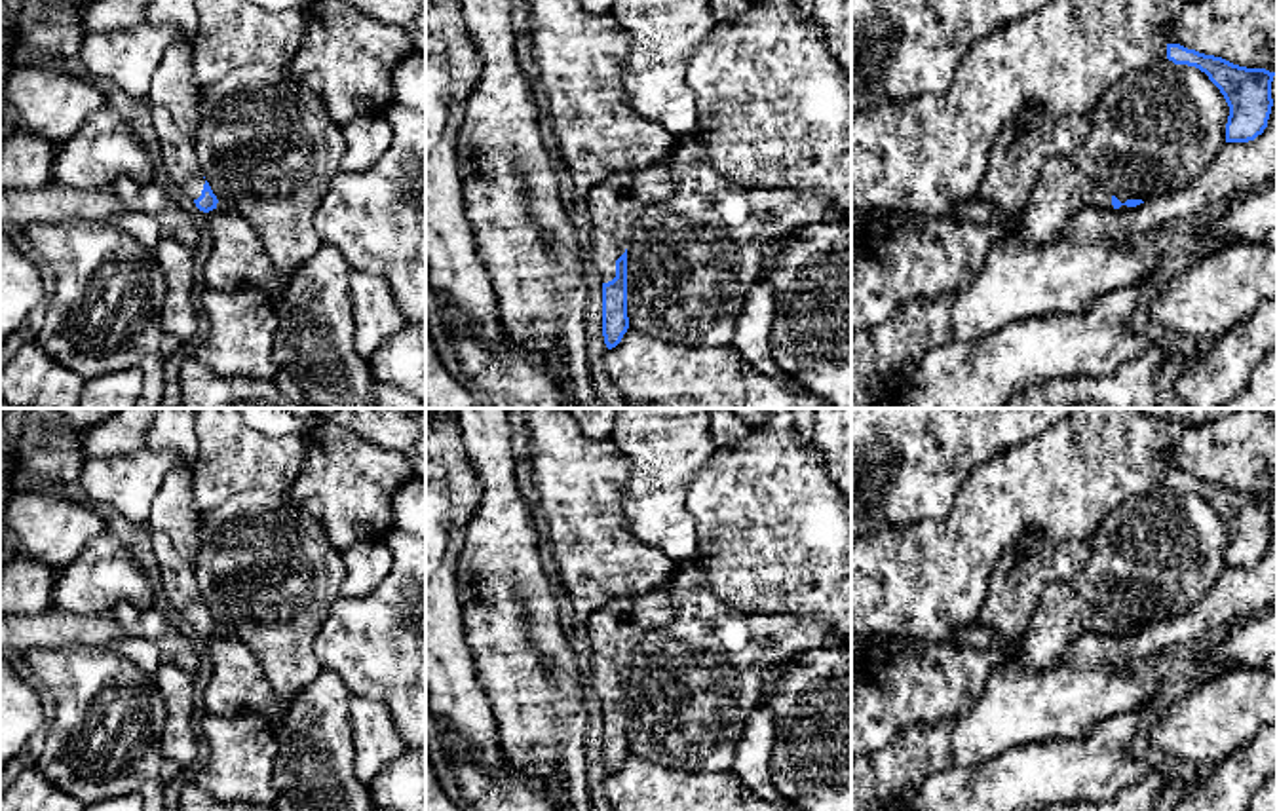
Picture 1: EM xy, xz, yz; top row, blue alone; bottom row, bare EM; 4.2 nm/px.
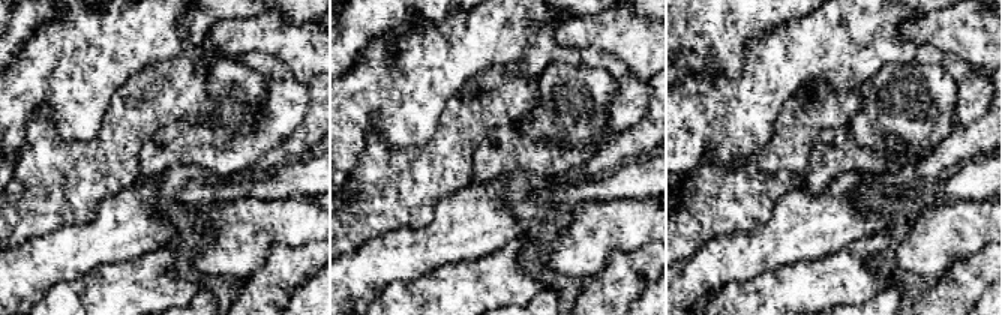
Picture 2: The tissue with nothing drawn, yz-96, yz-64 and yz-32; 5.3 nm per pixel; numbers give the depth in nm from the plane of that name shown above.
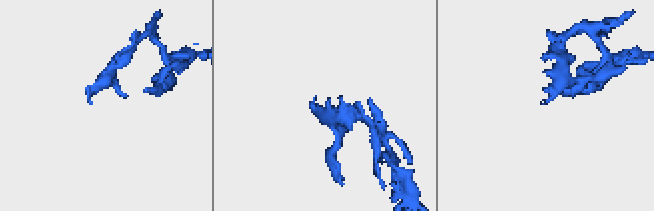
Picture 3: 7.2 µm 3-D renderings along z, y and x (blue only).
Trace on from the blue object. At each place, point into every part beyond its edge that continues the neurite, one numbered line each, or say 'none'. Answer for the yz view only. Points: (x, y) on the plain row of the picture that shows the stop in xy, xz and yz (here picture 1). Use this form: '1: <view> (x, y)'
1: yz (1061, 616)

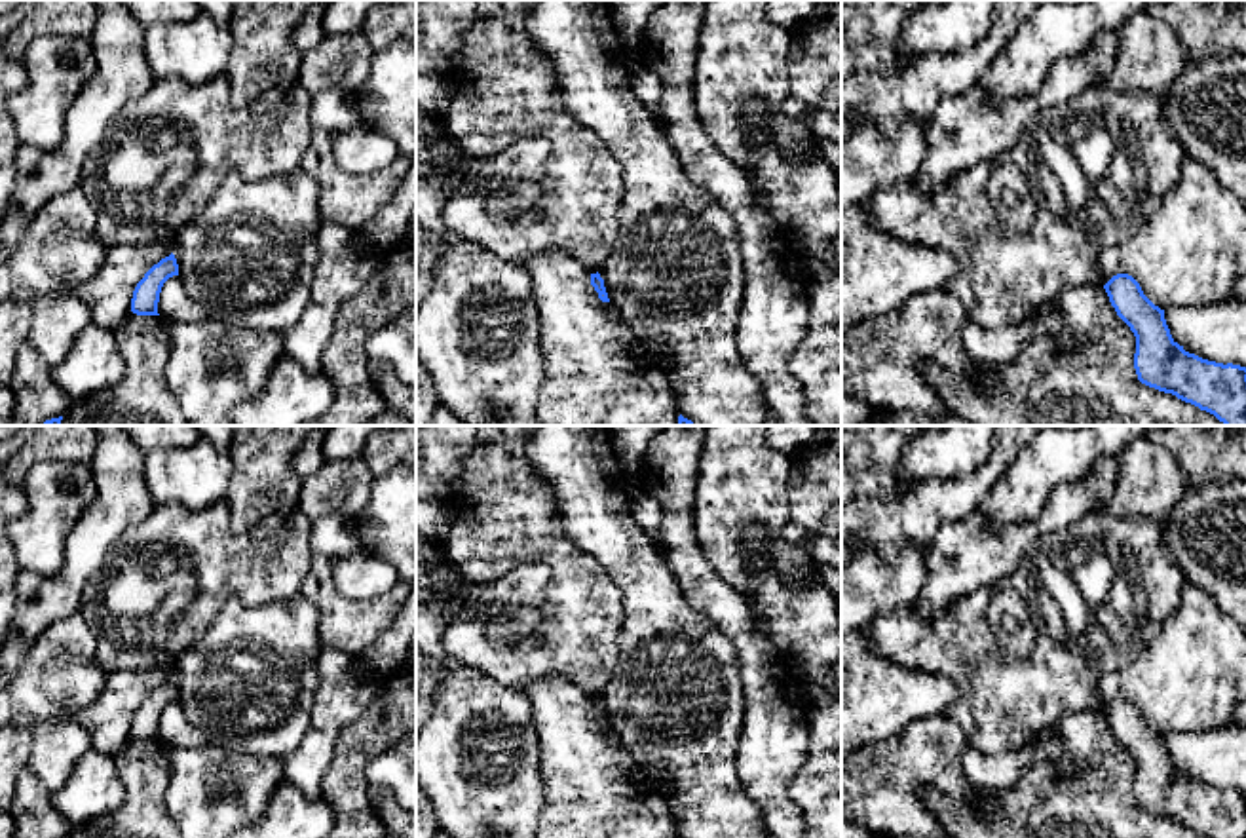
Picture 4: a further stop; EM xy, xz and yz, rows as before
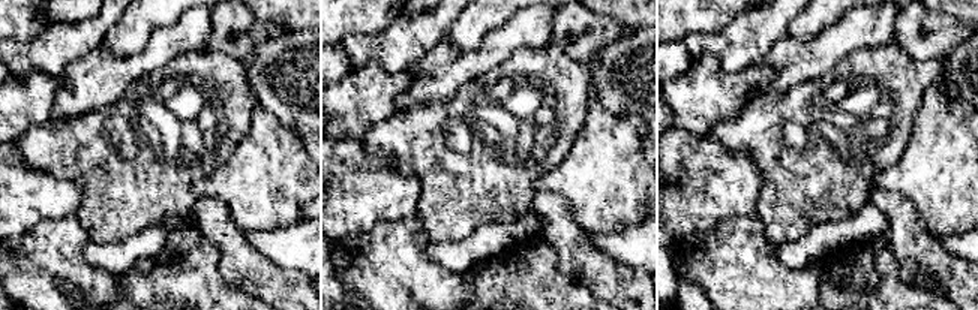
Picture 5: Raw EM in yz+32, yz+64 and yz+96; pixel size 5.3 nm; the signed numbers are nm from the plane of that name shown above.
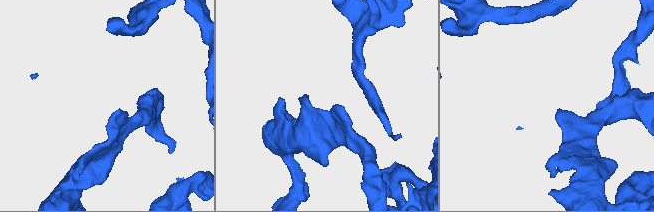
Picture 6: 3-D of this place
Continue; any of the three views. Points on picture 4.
none

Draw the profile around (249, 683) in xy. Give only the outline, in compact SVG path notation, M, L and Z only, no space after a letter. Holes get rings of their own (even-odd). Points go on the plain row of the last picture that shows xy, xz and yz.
M300 591L260 606L228 599L205 635L173 659L179 705L209 743L283 760L310 730L321 650L319 612Z

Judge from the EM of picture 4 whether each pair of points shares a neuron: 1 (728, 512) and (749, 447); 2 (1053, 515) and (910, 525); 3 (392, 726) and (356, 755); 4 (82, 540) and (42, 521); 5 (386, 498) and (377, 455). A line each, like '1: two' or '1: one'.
1: one
2: two
3: one
4: two
5: two

